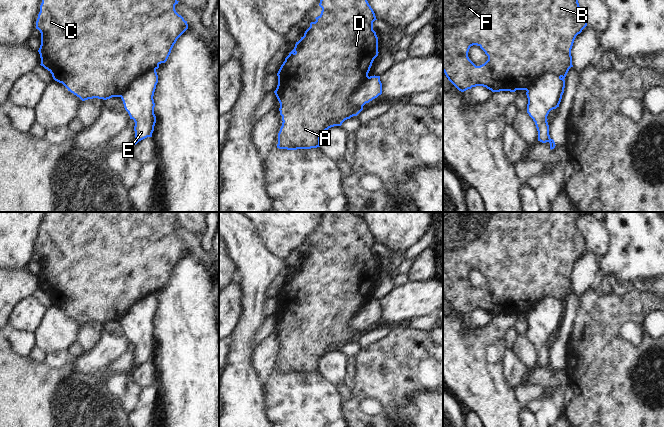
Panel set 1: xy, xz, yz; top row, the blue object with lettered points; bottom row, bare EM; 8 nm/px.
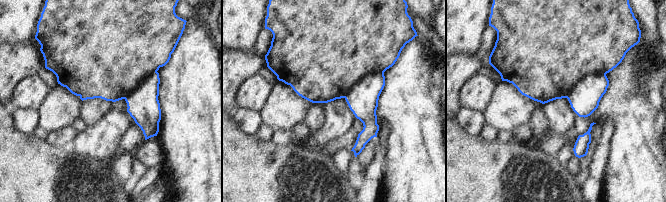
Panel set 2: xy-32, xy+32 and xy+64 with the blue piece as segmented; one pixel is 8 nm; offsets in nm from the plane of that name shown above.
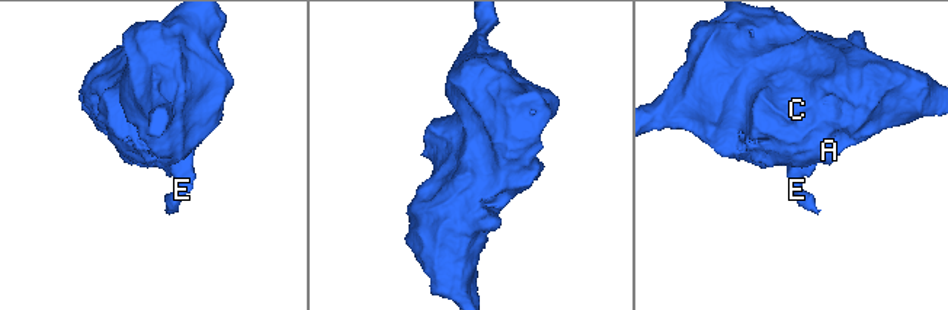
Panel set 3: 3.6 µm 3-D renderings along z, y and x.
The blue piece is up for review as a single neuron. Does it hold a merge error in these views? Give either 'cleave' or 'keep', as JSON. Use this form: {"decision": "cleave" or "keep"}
{"decision": "cleave"}

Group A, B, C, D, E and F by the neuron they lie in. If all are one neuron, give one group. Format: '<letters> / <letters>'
A B C D F / E

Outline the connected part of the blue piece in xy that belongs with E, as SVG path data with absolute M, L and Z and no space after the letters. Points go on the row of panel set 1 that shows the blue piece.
M150 70L141 74L122 94L121 99L124 104L125 110L128 112L130 119L133 119L135 122L134 131L135 131L135 142L132 144L132 147L136 145L139 141L152 137L154 131L154 126L156 123L156 116L154 114L154 92L156 85L158 83L158 75L156 70Z

